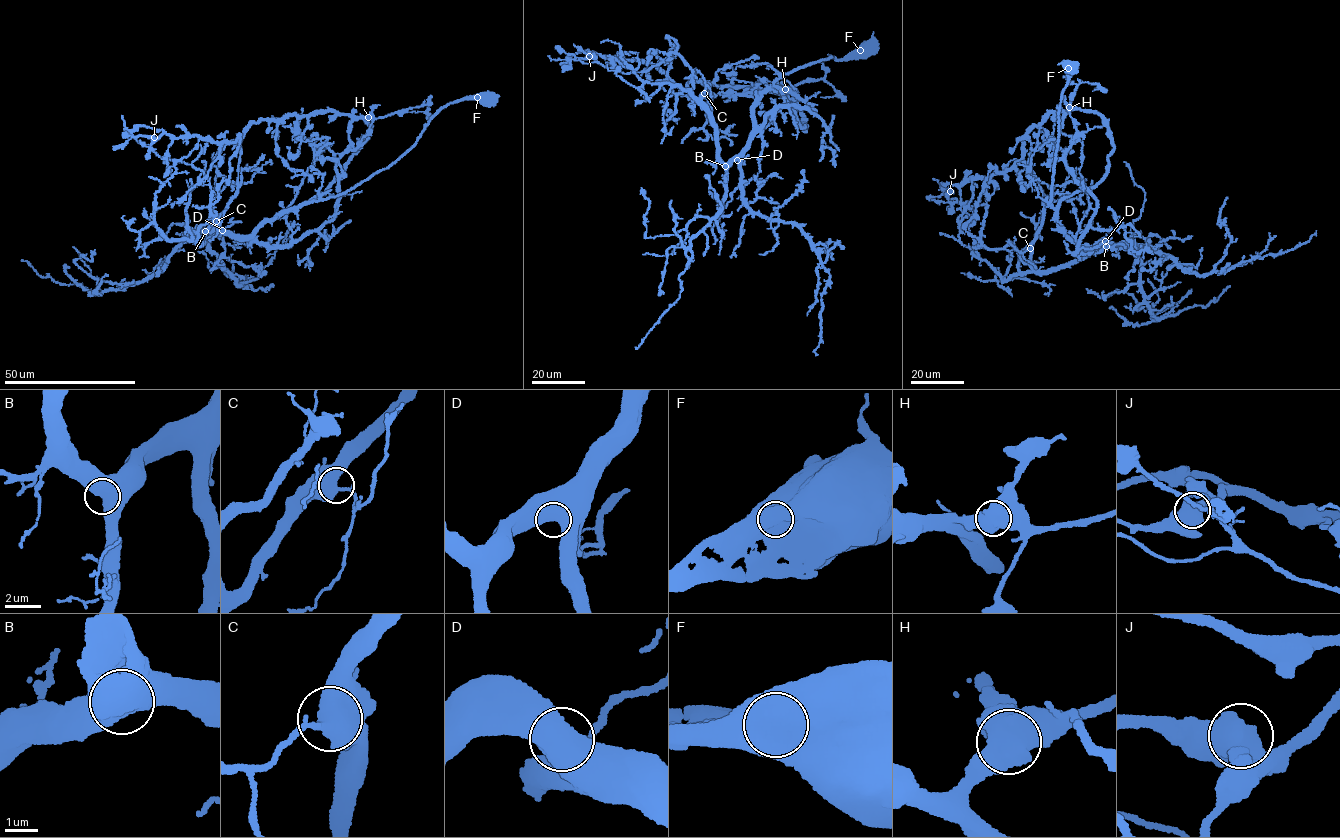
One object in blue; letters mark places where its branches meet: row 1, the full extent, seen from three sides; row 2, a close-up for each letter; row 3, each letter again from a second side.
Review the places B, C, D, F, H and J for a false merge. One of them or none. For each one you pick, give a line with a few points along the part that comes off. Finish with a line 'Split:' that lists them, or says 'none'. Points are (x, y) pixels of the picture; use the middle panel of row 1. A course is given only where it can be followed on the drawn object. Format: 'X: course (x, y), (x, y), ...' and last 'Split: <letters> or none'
Split: none

